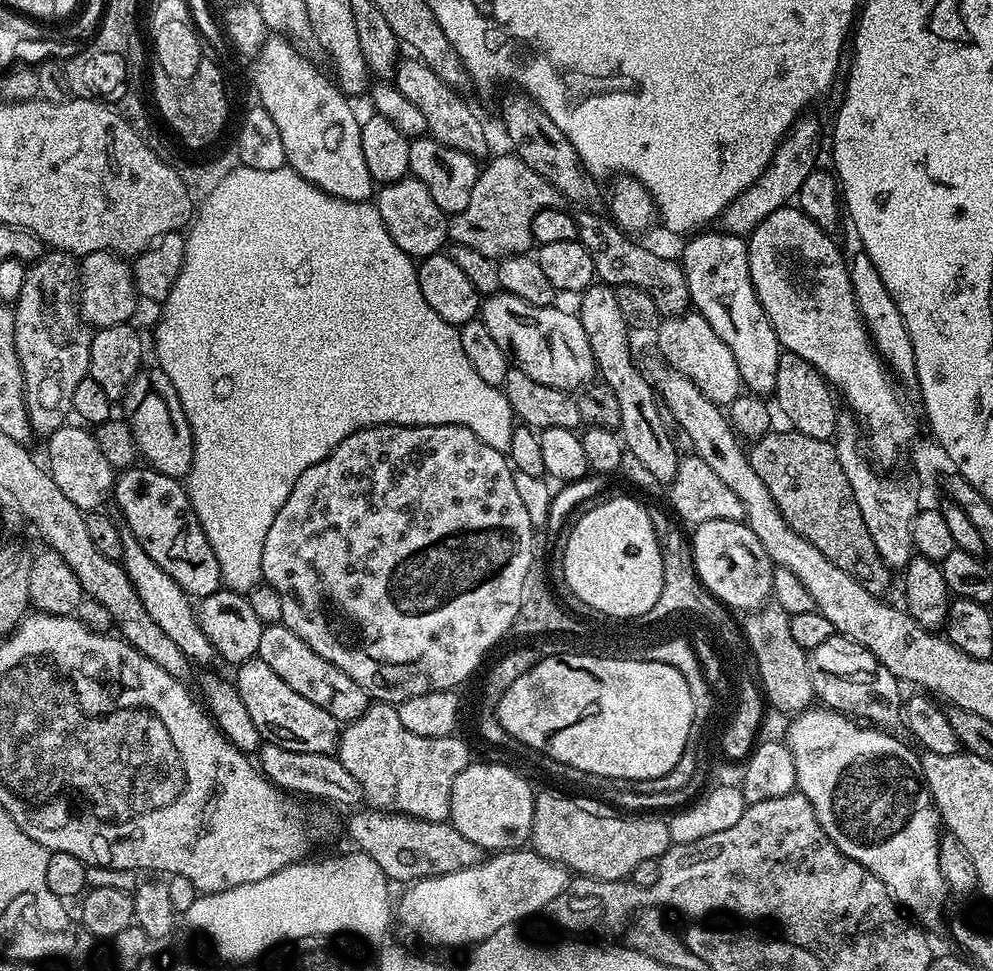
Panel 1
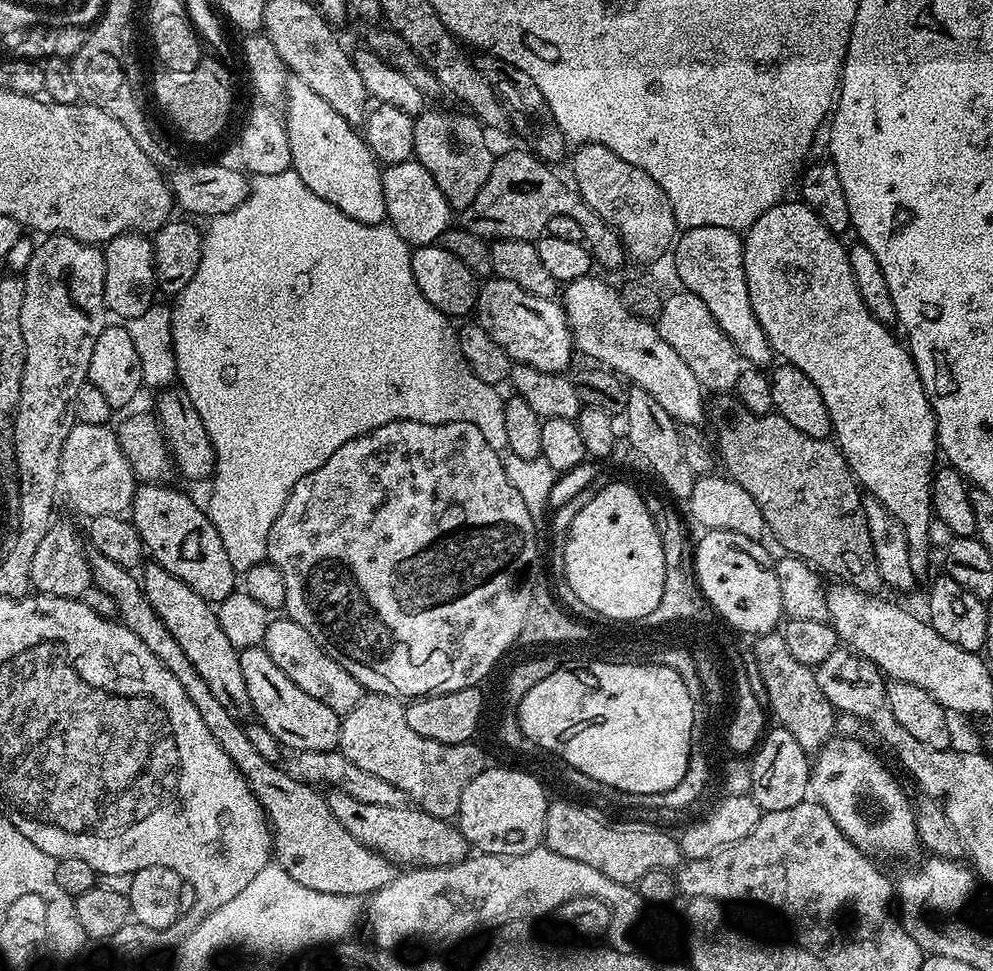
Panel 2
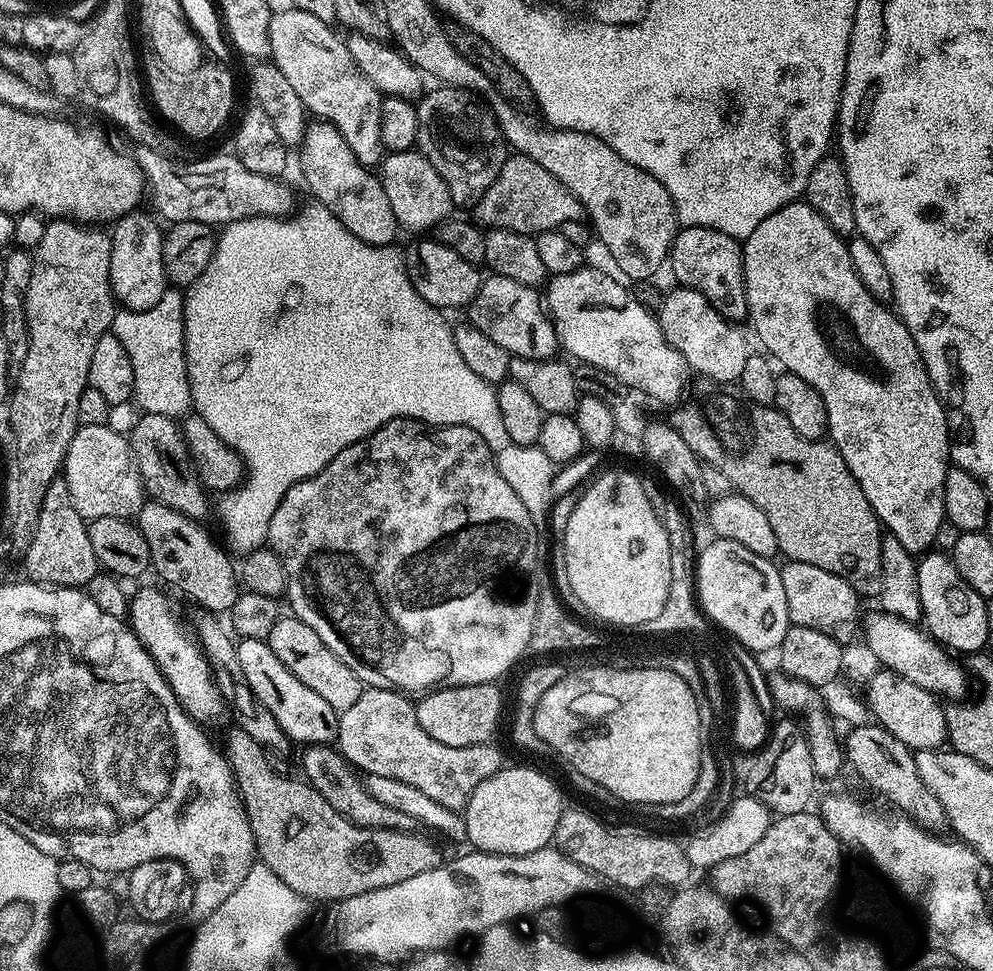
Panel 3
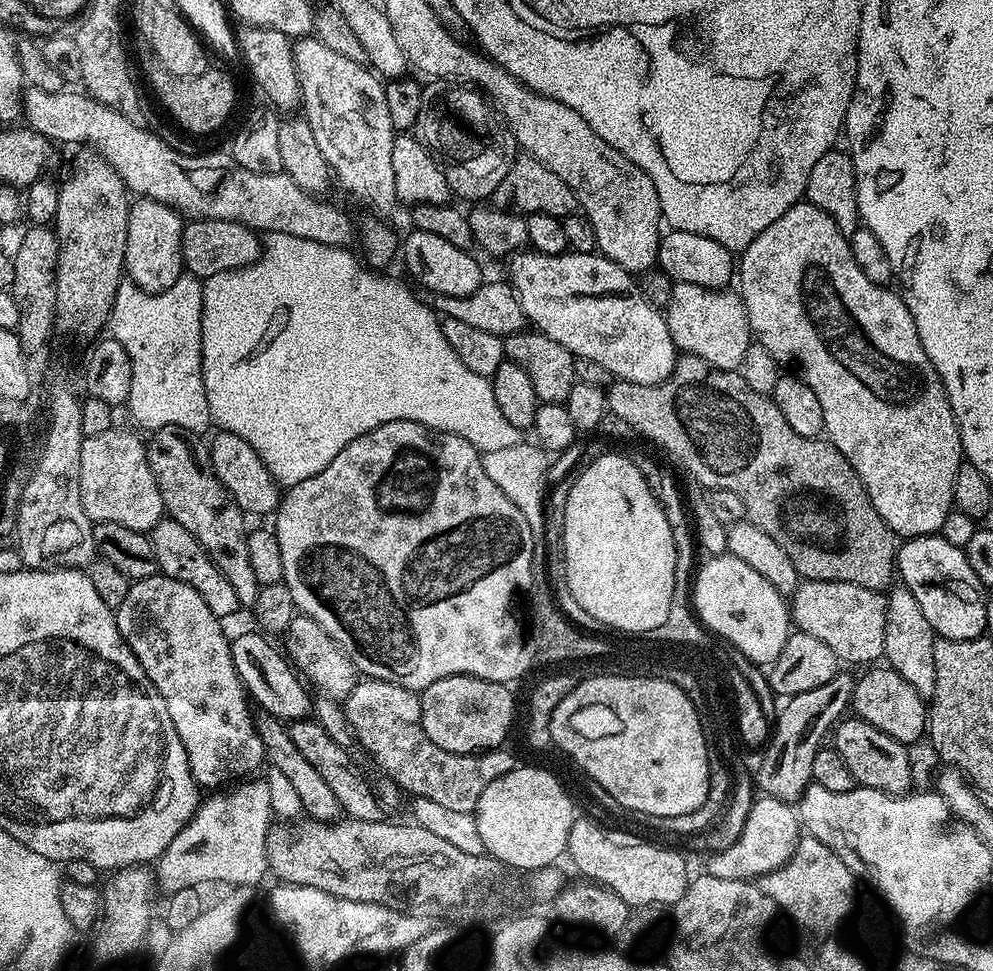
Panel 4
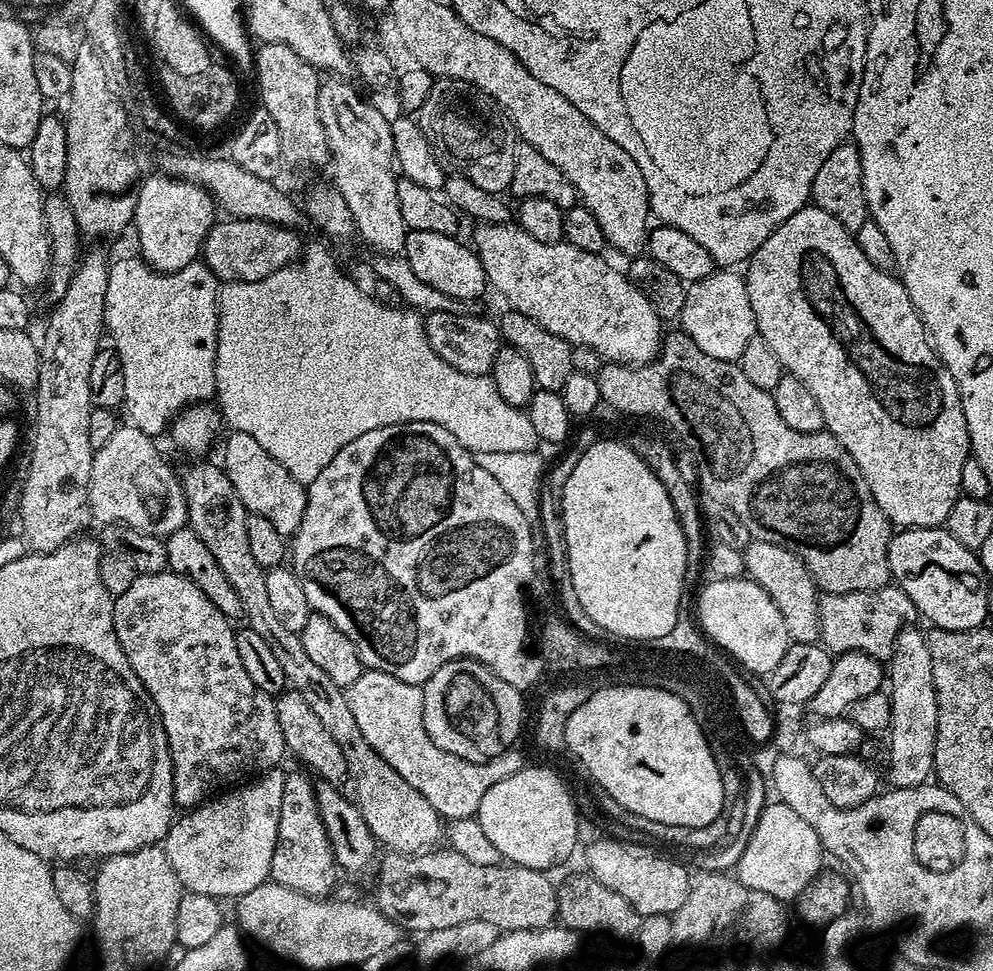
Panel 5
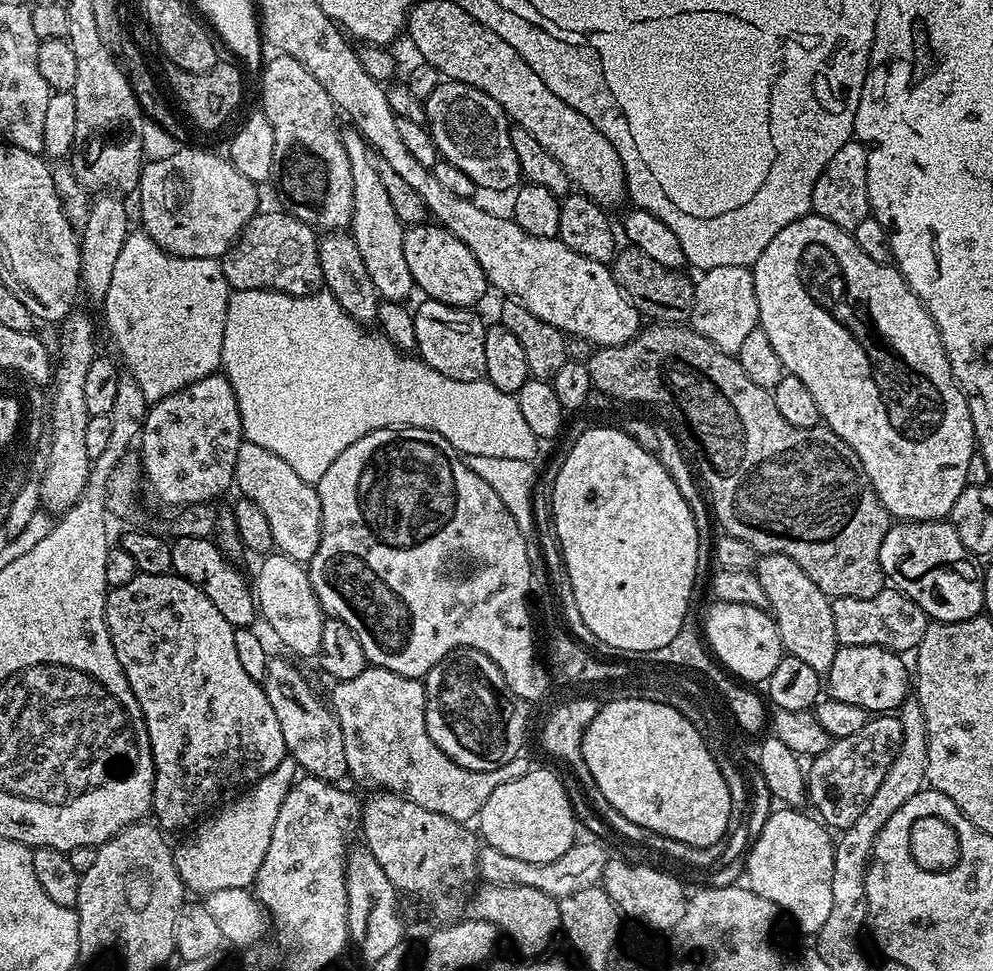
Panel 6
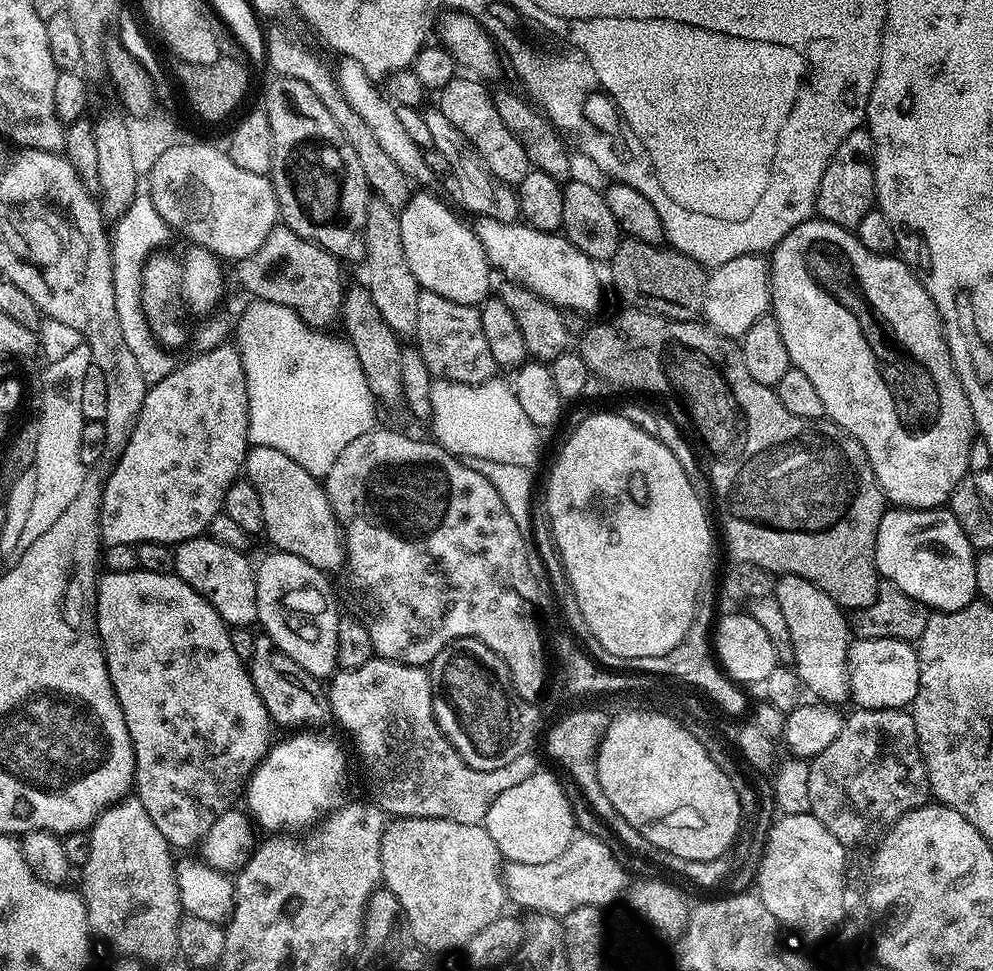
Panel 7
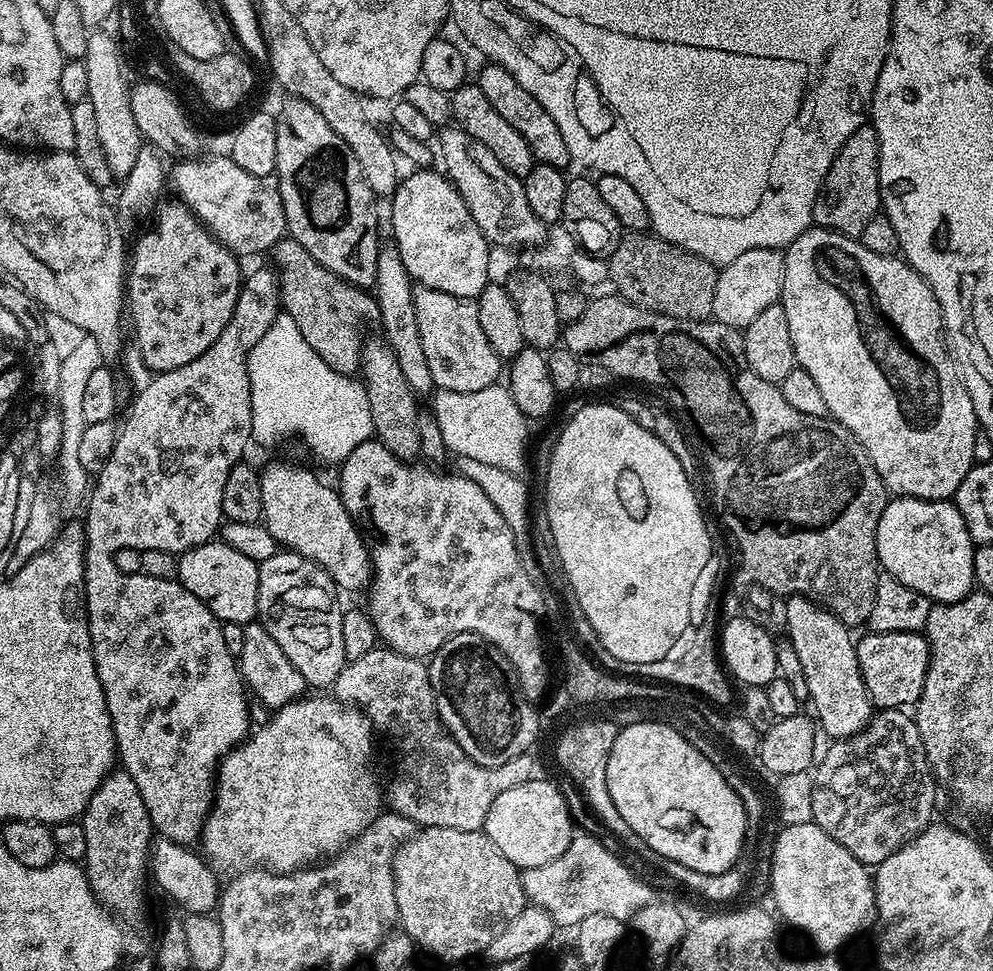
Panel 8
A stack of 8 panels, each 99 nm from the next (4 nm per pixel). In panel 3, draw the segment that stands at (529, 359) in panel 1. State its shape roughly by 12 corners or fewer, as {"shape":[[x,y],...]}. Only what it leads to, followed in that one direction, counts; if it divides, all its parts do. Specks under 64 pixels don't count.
{"shape":[[489,275],[467,305],[512,356],[557,355],[556,327],[531,284]]}

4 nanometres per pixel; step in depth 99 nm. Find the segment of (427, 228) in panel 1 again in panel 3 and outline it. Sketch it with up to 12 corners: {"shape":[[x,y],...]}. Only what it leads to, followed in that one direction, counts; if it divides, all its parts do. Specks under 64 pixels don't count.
{"shape":[[418,150],[388,152],[378,179],[401,229],[453,215],[442,174]]}

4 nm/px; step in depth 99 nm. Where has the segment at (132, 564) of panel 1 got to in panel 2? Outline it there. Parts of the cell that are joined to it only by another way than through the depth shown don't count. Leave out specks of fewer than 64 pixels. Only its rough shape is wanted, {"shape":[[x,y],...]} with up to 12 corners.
{"shape":[[155,562],[142,587],[202,682],[253,715],[240,652],[216,608]]}

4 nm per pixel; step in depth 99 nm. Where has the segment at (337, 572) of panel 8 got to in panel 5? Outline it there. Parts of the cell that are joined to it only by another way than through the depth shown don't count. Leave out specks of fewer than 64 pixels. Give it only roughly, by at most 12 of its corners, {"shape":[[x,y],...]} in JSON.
{"shape":[[229,431],[224,473],[248,513],[290,538],[308,493],[250,434]]}

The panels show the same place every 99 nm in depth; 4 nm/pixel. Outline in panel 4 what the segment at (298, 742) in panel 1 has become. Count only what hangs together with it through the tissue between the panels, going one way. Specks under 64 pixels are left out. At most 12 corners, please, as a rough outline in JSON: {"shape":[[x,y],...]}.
{"shape":[[267,635],[230,640],[245,692],[291,722],[314,708],[309,689]]}

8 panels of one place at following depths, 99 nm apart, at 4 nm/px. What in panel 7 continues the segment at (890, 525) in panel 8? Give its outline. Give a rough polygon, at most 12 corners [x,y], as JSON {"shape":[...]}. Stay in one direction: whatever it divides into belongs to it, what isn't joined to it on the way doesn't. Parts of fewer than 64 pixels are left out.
{"shape":[[889,507],[876,570],[937,612],[977,599],[947,507]]}

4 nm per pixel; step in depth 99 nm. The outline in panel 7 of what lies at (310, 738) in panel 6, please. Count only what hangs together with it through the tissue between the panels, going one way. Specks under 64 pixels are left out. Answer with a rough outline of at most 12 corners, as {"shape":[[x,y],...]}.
{"shape":[[256,636],[250,671],[273,725],[320,730],[325,685]]}

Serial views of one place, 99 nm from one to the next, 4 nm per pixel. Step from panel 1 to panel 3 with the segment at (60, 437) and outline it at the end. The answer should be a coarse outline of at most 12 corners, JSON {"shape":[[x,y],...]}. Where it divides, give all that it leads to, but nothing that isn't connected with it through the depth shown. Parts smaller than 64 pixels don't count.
{"shape":[[77,427],[62,474],[85,521],[136,518],[144,484],[127,435]]}

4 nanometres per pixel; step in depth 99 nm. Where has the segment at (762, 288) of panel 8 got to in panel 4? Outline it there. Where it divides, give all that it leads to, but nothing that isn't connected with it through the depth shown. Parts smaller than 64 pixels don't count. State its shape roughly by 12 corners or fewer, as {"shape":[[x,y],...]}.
{"shape":[[673,283],[677,349],[739,369],[754,342],[732,290]]}

